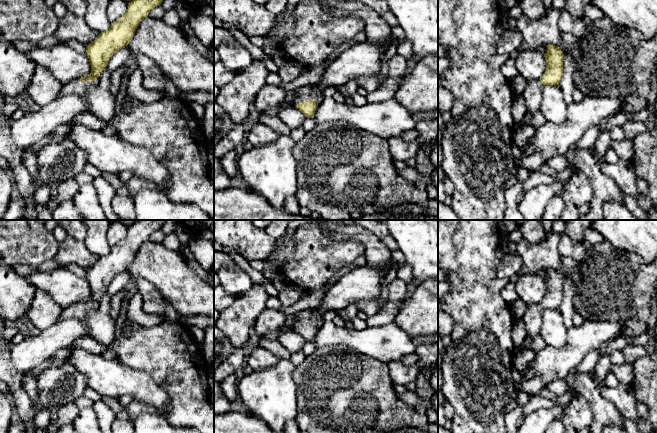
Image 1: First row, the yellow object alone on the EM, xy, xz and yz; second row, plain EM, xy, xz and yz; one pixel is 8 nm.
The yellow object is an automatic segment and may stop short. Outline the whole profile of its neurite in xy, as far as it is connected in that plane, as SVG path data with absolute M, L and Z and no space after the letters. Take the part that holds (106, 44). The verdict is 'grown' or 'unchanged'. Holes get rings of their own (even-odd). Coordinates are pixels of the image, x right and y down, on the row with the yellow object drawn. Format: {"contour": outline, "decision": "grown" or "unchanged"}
{"contour": "M132 0L128 3L127 12L111 23L108 30L99 33L93 42L86 47L91 73L63 85L58 97L77 94L85 97L85 90L97 84L97 79L112 56L121 48L128 46L140 22L151 10L160 6L163 0Z", "decision": "grown"}

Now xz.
{"contour": "M312 87L302 88L301 93L293 100L296 106L307 118L313 118L318 102L323 98L322 92L315 91Z", "decision": "grown"}

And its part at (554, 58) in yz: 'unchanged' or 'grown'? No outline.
grown

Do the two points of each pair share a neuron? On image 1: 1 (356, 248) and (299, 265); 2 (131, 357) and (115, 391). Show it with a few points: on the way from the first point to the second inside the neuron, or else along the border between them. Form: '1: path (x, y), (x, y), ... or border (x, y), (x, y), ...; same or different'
1: path (342, 253), (318, 258), (313, 263); same
2: border (116, 358), (124, 364), (149, 374); different

